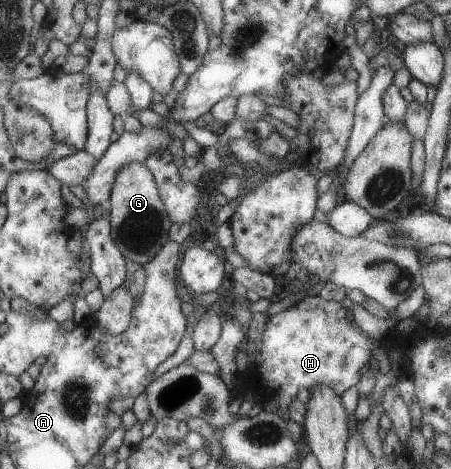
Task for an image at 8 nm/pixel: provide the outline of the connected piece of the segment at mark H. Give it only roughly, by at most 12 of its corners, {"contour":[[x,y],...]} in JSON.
{"contour":[[319,294],[247,342],[238,391],[291,419],[300,388],[341,397],[372,339]]}

